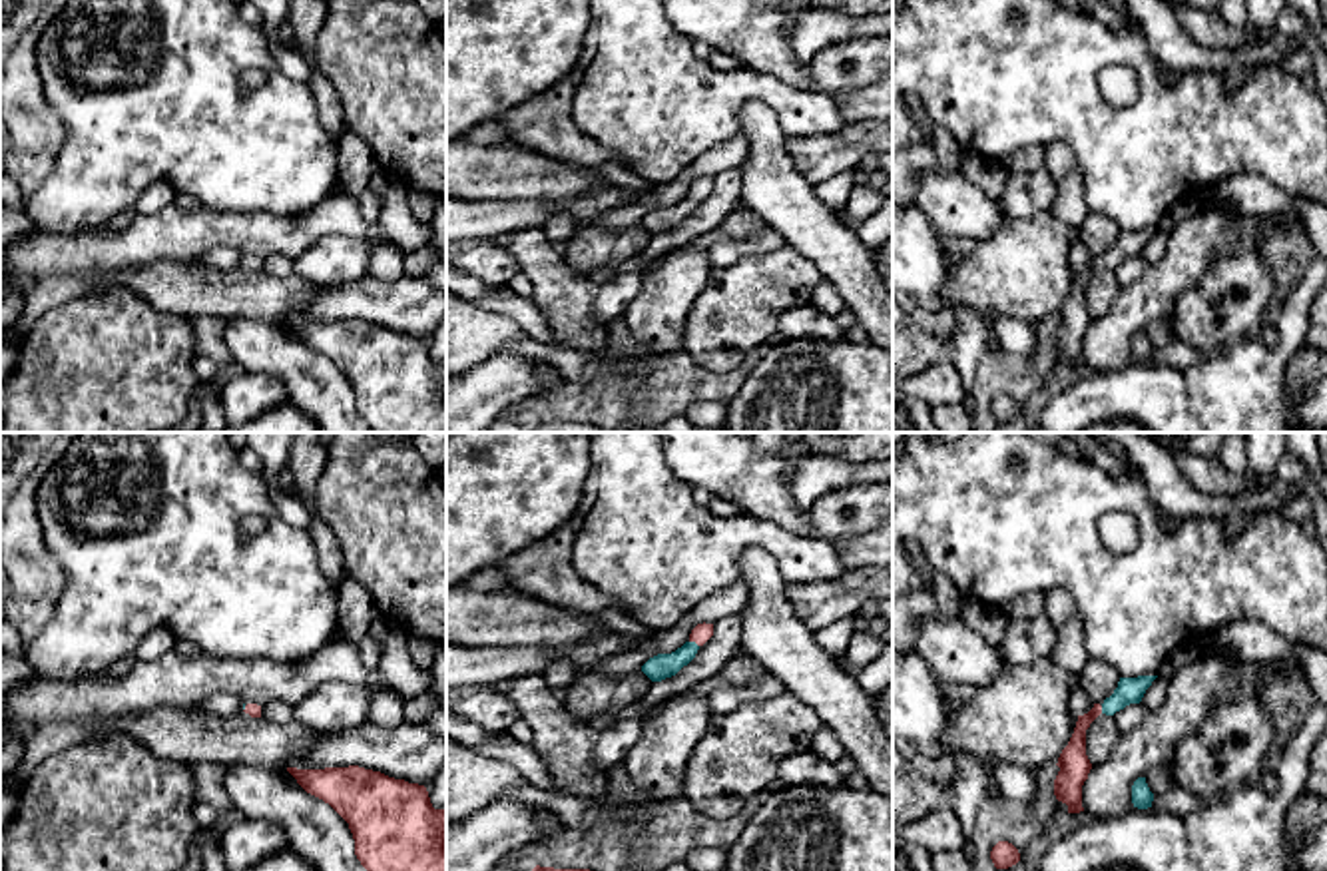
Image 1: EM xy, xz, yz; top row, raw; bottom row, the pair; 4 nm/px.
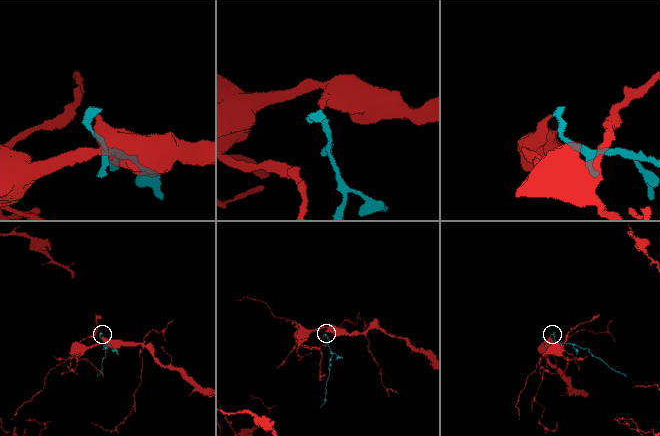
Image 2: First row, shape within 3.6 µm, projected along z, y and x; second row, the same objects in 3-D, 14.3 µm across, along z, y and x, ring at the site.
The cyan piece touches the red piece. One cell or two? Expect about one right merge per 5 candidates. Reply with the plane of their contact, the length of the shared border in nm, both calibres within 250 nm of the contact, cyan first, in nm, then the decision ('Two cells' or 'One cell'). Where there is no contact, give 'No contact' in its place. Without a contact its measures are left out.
Touches cyan in xz. Shared border 50 nm. Thickness 100 nm (cyan) against 80 nm. One cell

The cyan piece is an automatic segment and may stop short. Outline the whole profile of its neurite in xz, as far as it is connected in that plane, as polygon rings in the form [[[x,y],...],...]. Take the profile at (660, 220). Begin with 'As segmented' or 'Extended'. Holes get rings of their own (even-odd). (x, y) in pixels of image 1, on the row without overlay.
Extended. [[[697,177],[689,193],[677,201],[671,207],[658,207],[650,211],[644,219],[642,225],[652,233],[652,235],[662,235],[665,231],[675,229],[683,219],[687,219],[697,203],[713,189],[713,177]]]

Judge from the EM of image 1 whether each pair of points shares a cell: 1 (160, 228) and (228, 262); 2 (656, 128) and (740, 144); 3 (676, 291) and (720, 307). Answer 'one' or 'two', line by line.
1: two
2: two
3: two

